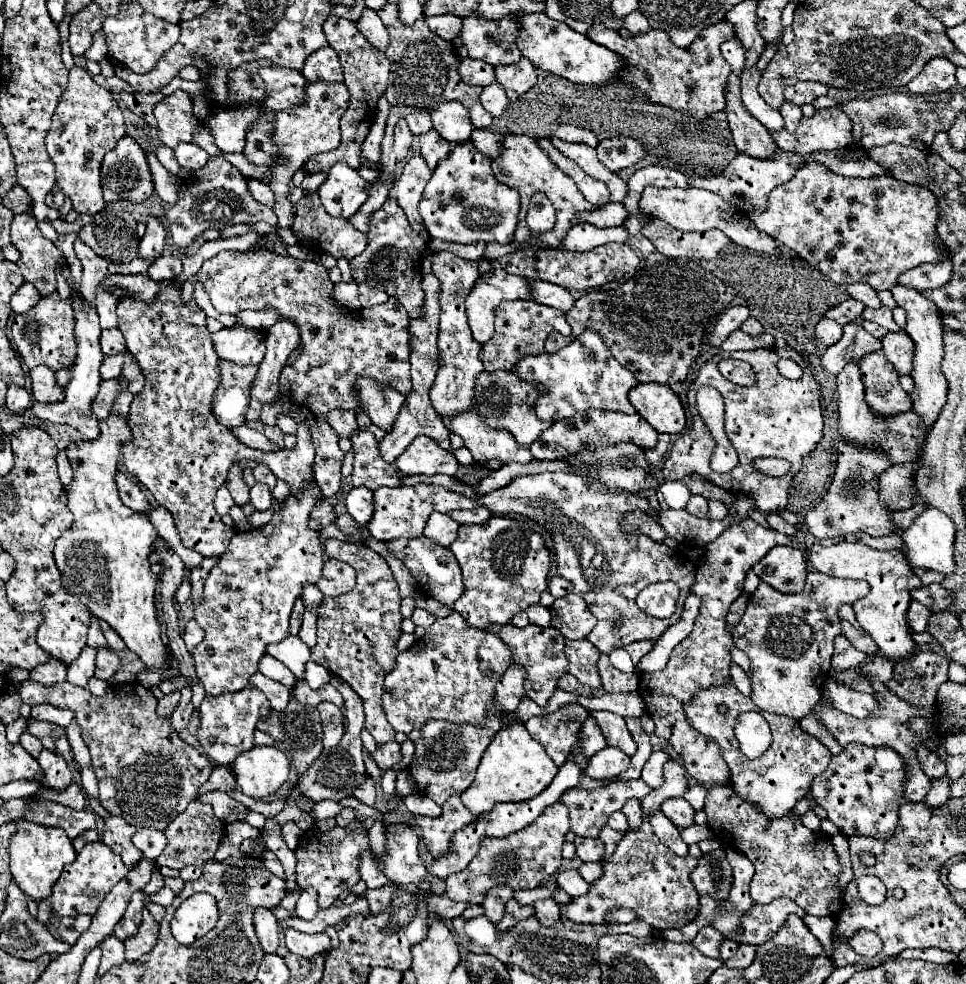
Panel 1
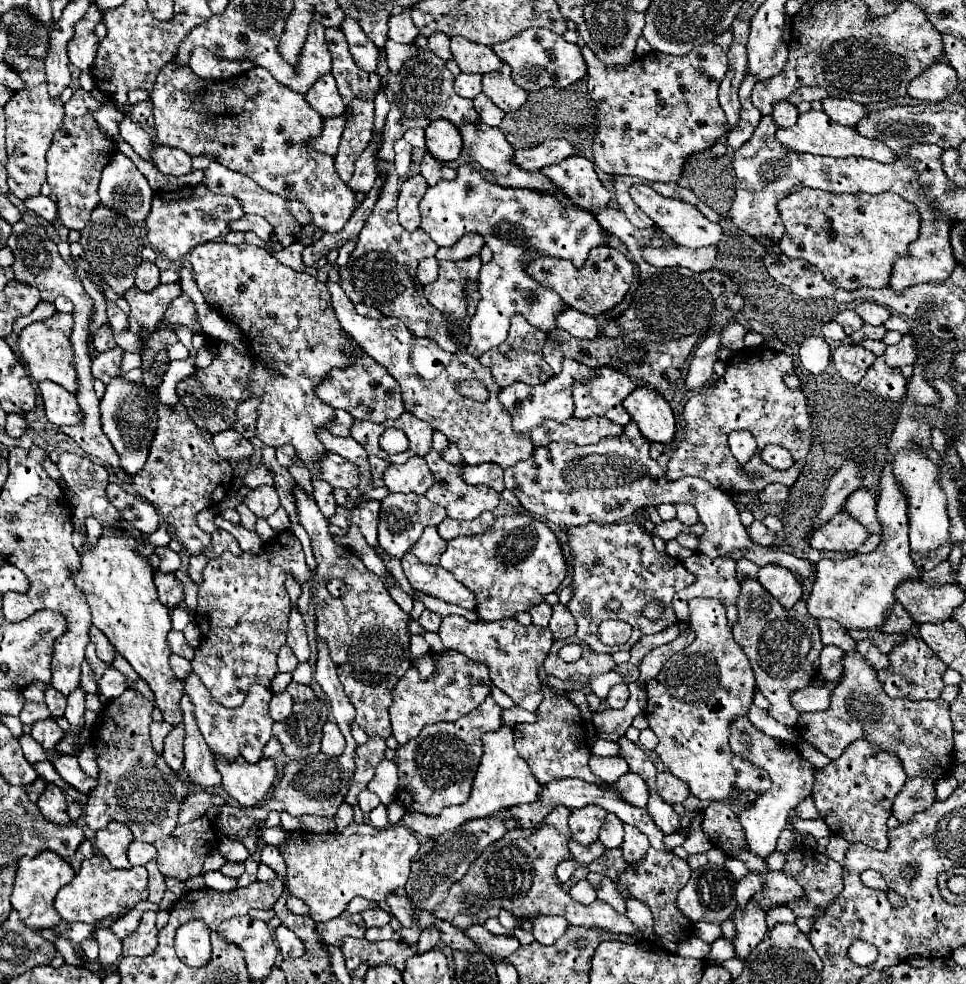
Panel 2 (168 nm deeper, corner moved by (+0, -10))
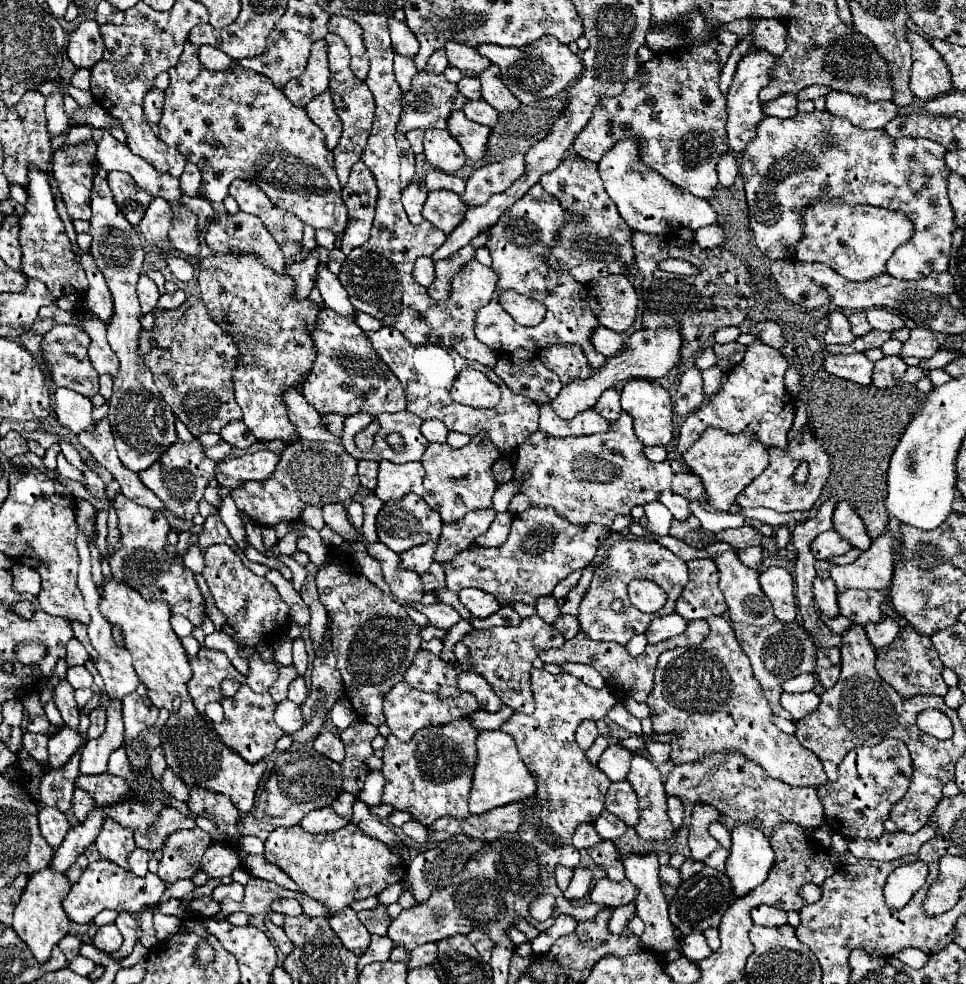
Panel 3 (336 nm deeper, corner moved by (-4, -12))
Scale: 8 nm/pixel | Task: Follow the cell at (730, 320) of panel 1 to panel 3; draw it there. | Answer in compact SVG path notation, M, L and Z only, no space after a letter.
M689 367L679 383L675 395L675 413L679 417L687 417L691 411L697 411L703 405L703 379L697 367Z

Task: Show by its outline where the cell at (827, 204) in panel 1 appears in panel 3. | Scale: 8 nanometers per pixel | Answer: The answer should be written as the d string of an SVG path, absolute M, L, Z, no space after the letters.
M817 201L805 211L803 233L805 237L795 249L799 261L819 261L849 281L867 281L885 273L887 259L899 245L911 239L913 225L901 211Z

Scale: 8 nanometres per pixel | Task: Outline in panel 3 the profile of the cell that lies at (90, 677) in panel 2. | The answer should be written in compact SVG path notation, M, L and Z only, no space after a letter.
M69 667L65 679L71 683L73 689L83 689L83 687L91 687L93 677L85 667Z

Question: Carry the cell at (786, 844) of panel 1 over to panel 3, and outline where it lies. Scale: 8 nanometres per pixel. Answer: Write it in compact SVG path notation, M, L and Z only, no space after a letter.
M719 821L711 823L711 825L709 825L709 833L721 843L721 847L725 847L725 849L731 847L731 833L727 831L727 827L725 827L723 823L719 823Z

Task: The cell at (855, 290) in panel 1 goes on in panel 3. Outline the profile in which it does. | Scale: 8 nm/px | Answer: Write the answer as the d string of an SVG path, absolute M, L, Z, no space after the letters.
M869 309L867 311L867 319L871 323L873 329L879 329L879 331L895 331L895 329L903 329L905 323L899 315L887 311L887 309Z

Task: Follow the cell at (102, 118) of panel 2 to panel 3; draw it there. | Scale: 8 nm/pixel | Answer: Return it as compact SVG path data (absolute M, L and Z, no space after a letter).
M69 85L67 87L67 93L81 105L81 107L87 107L87 105L95 105L95 101L93 101L93 95L91 95L91 91L81 91L81 89L77 89L77 87L73 87L73 85Z

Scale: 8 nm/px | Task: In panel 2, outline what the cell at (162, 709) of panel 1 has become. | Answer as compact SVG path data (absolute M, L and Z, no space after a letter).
M159 721L159 723L151 725L151 741L153 741L153 749L157 753L163 751L163 739L171 729L173 729L173 725L167 725L167 721Z

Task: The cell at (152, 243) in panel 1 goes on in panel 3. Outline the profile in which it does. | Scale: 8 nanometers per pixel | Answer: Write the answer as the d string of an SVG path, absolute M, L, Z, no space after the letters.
M143 275L143 277L139 277L139 283L137 283L137 295L139 295L141 311L143 313L151 313L151 309L155 309L157 299L159 299L157 285L149 277Z

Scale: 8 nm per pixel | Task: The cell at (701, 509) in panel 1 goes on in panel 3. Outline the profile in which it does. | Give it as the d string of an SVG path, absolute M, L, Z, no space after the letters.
M663 491L663 495L659 495L659 501L661 501L661 503L673 513L673 517L679 519L679 521L683 521L683 519L687 519L687 517L691 515L689 503L687 503L687 499L683 499L681 495L675 495L675 493L671 493L671 491Z

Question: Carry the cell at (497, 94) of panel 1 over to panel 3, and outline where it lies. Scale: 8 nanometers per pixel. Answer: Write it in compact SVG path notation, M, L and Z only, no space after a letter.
M475 99L475 101L467 101L463 107L463 113L467 115L467 119L493 127L497 123L497 111L485 101L485 99Z

